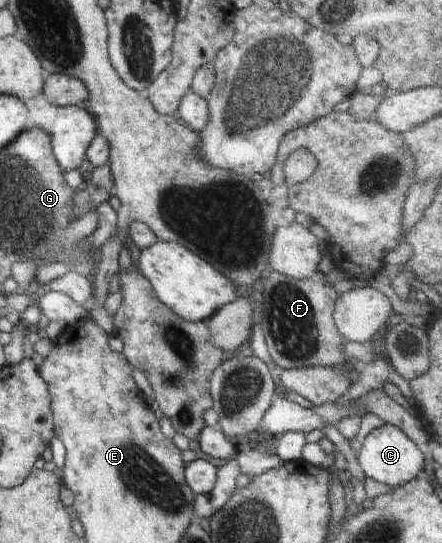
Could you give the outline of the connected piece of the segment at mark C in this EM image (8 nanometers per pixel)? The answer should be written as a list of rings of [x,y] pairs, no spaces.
[[[385,423],[373,429],[364,439],[356,455],[365,479],[385,483],[392,488],[409,483],[415,477],[422,477],[424,452],[404,431],[396,425]]]

